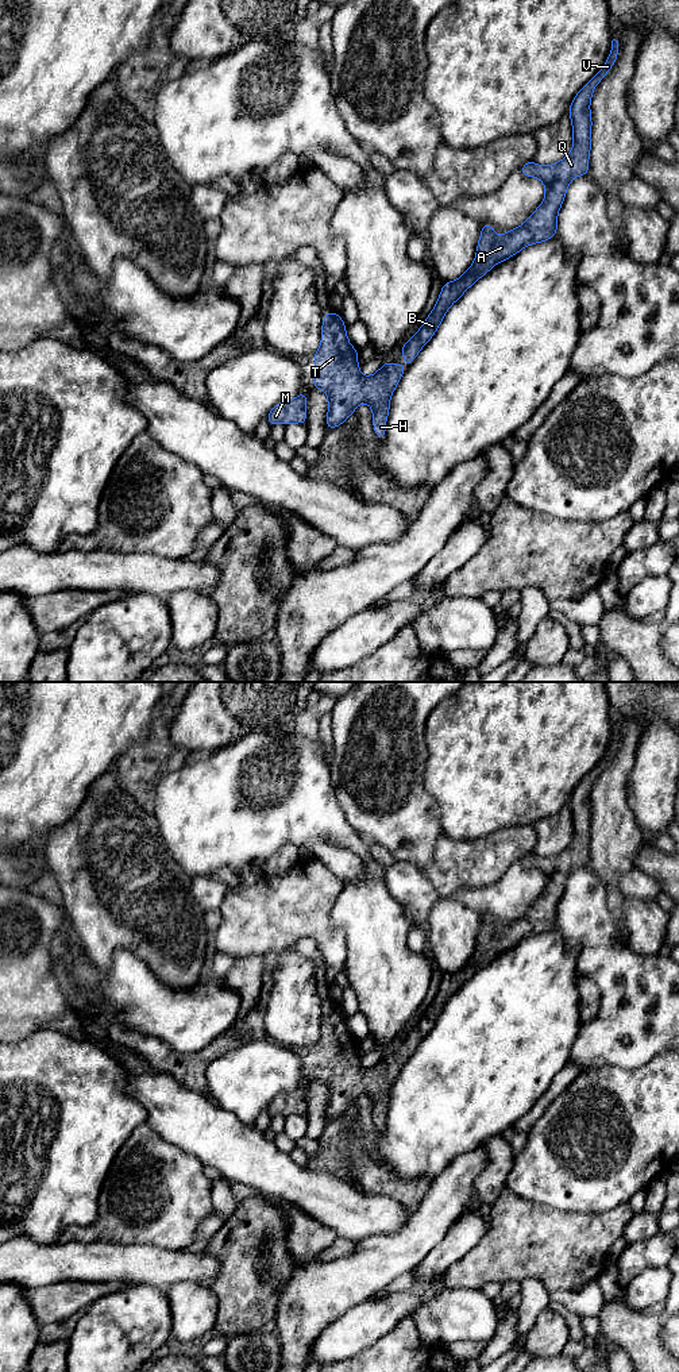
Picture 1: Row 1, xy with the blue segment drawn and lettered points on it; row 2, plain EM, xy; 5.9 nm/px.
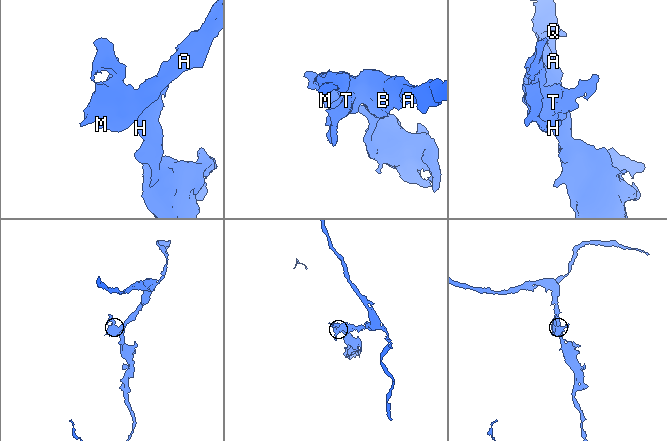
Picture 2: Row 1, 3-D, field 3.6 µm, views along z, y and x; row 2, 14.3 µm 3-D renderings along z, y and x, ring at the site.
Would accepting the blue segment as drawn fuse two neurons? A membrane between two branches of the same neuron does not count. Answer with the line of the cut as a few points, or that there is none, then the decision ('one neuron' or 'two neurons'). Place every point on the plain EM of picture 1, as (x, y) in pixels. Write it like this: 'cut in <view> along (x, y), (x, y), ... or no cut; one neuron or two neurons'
no cut; one neuron

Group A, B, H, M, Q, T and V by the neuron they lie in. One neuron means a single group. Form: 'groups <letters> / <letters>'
groups A B H M Q T V

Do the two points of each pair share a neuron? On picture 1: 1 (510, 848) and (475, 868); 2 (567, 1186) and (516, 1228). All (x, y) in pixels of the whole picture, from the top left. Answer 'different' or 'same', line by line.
1: same
2: different

